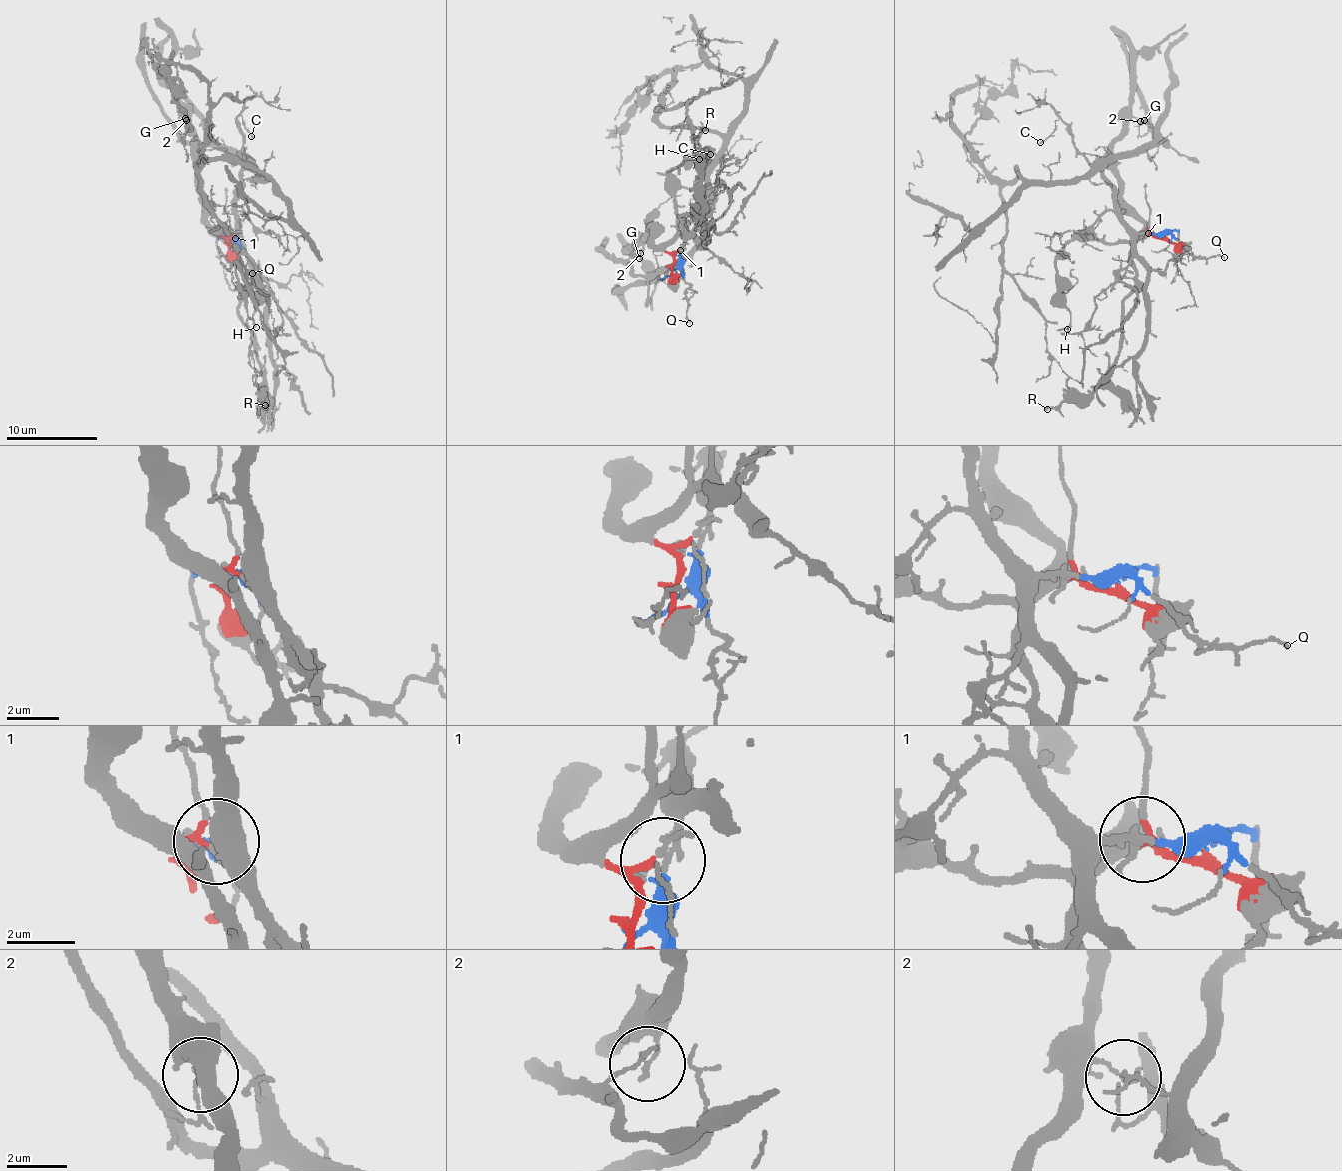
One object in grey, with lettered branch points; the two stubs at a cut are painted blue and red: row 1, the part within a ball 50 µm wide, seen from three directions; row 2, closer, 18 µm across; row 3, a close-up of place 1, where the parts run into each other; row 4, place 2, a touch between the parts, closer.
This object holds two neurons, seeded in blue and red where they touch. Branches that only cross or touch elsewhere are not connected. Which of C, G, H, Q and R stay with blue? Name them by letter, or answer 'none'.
C, Q

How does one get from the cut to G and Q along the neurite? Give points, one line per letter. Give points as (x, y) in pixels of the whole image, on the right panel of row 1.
G: (1165, 236), (1156, 238), (1121, 197), (1112, 156), (1112, 141), (1122, 125), (1131, 117), (1145, 119)
Q: (1165, 236), (1169, 233), (1191, 254), (1225, 258)

